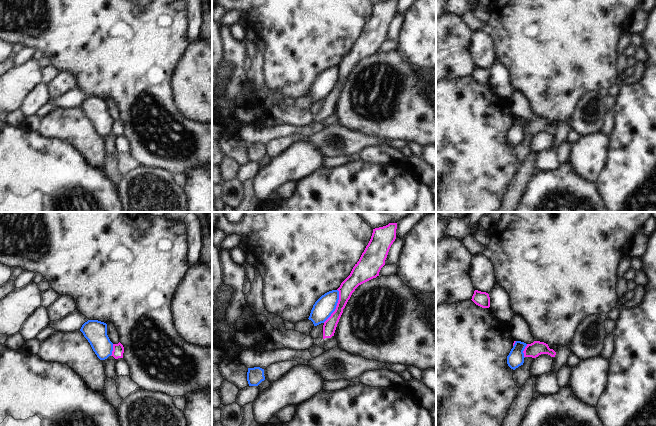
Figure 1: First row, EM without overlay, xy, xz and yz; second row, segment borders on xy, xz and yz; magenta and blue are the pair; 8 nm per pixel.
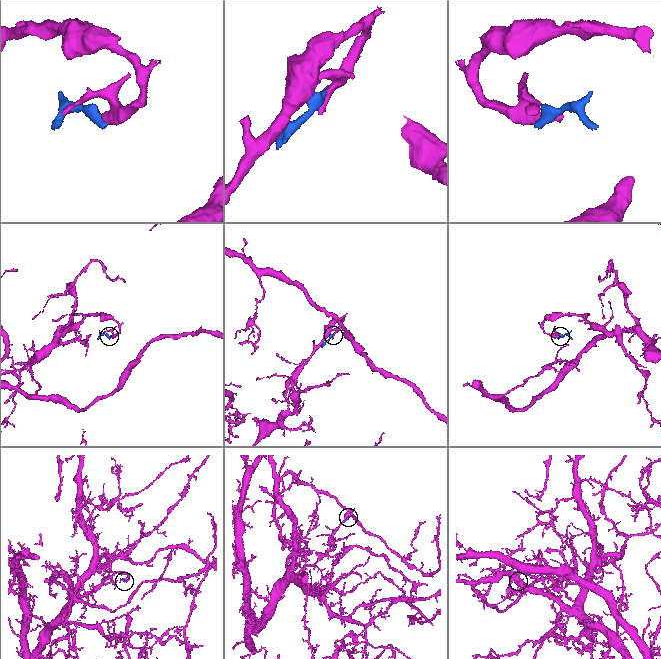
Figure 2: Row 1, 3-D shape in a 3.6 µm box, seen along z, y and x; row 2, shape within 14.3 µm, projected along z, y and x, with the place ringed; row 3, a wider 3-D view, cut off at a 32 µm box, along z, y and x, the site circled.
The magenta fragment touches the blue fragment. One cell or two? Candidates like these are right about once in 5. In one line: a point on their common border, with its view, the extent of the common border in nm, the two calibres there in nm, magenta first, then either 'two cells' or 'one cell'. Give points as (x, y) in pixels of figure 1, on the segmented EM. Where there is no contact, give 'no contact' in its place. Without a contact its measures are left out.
contact xz (336, 306); length 300 nm; calibres 120 and 160 nm; two cells

